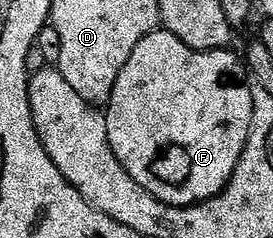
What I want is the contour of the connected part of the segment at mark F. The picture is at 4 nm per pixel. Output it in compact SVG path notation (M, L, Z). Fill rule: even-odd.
M156 29L143 38L137 45L137 49L133 49L129 61L125 61L125 69L121 69L121 73L117 77L117 85L111 94L111 101L105 107L109 144L111 144L118 161L128 171L133 181L143 186L153 197L169 206L193 206L196 203L206 203L208 199L214 199L215 196L221 194L227 187L228 181L233 177L239 159L243 155L243 150L247 147L253 126L253 113L255 112L253 93L251 92L252 84L249 82L246 62L240 56L238 59L233 52L234 50L231 49L195 51L189 45L181 42L172 31Z

